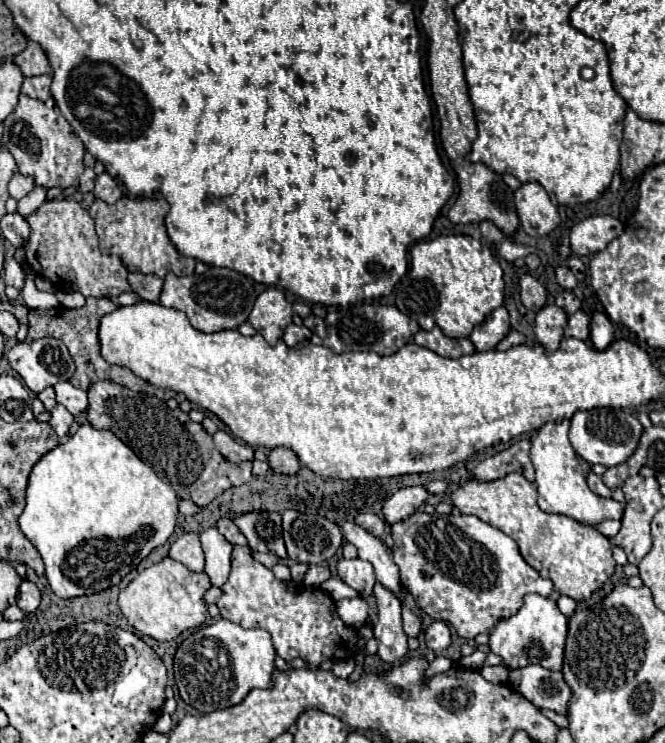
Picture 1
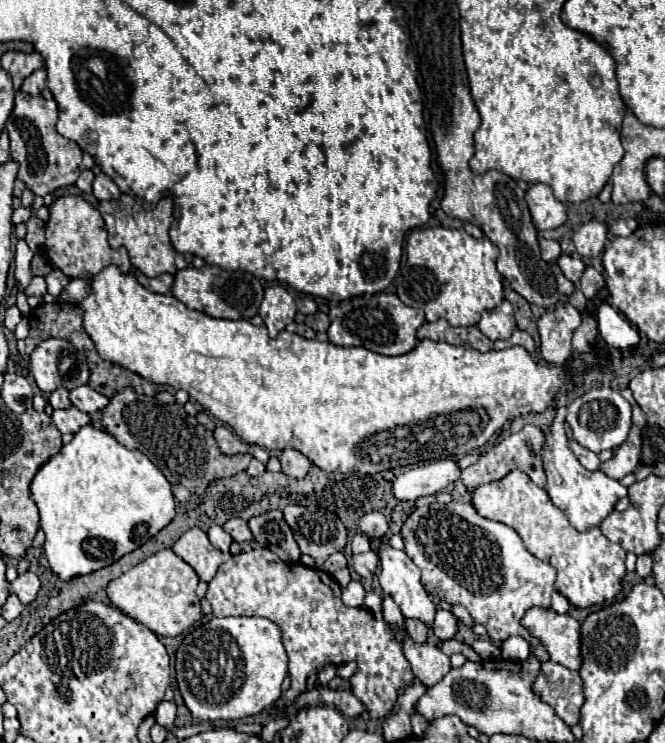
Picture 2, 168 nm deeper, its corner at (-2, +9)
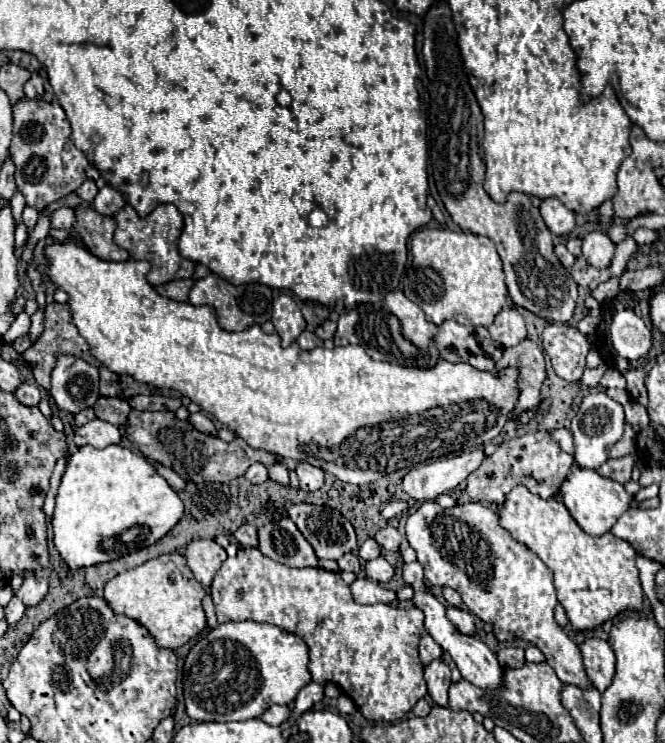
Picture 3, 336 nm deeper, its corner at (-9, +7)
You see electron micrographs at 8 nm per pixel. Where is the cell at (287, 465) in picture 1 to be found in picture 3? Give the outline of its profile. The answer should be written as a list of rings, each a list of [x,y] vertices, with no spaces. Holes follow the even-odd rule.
[[[301,461],[295,469],[297,477],[299,477],[299,487],[303,491],[317,491],[323,487],[323,471],[319,467],[313,467],[311,463],[305,463]]]

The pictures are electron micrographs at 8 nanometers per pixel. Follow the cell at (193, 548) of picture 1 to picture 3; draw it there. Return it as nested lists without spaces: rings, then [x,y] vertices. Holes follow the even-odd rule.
[[[195,539],[187,545],[185,559],[189,569],[197,577],[197,581],[205,589],[209,589],[213,583],[213,575],[219,571],[219,567],[227,559],[227,553],[213,539]]]

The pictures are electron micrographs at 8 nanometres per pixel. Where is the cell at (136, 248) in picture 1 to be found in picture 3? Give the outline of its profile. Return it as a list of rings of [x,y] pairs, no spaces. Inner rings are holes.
[[[127,203],[121,211],[117,211],[117,215],[113,215],[113,219],[117,221],[115,243],[121,249],[125,249],[131,255],[131,259],[151,263],[151,273],[147,275],[151,285],[161,285],[161,283],[167,283],[173,279],[191,279],[193,277],[193,273],[181,273],[183,257],[179,255],[177,241],[183,231],[183,215],[179,213],[179,209],[175,205],[163,203],[147,217],[139,217],[137,211]]]

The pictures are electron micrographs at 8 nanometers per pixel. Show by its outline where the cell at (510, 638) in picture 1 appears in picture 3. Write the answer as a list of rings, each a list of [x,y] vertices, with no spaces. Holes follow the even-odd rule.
[[[589,637],[583,643],[579,643],[579,651],[589,681],[603,693],[615,675],[615,655],[609,643],[597,637]]]

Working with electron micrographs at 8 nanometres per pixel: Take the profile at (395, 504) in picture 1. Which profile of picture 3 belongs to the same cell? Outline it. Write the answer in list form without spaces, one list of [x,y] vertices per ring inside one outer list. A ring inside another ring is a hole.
[[[477,449],[459,457],[449,457],[431,465],[415,467],[403,477],[403,491],[415,501],[437,499],[439,495],[459,487],[459,483],[465,481],[467,475],[483,463],[483,459],[483,451]]]

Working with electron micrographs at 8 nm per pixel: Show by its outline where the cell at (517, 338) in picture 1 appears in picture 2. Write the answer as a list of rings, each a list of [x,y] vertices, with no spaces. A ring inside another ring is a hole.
[[[516,329],[516,331],[510,335],[510,339],[506,339],[506,341],[496,341],[496,343],[494,343],[494,349],[508,349],[508,347],[516,347],[516,345],[524,347],[528,353],[534,353],[534,349],[536,349],[534,339],[532,339],[526,331],[520,331],[520,329]]]

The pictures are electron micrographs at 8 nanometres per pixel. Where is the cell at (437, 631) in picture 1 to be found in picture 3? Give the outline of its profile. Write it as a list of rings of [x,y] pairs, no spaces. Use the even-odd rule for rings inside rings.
[[[447,607],[447,619],[455,625],[455,629],[463,635],[473,635],[475,631],[475,621],[473,615],[465,609],[457,609],[457,607]]]

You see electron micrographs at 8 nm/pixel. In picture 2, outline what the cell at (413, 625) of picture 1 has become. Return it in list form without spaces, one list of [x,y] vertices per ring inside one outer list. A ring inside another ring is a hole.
[[[406,619],[406,631],[414,643],[426,643],[426,639],[428,639],[428,629],[426,629],[426,625],[422,625],[422,621]]]

